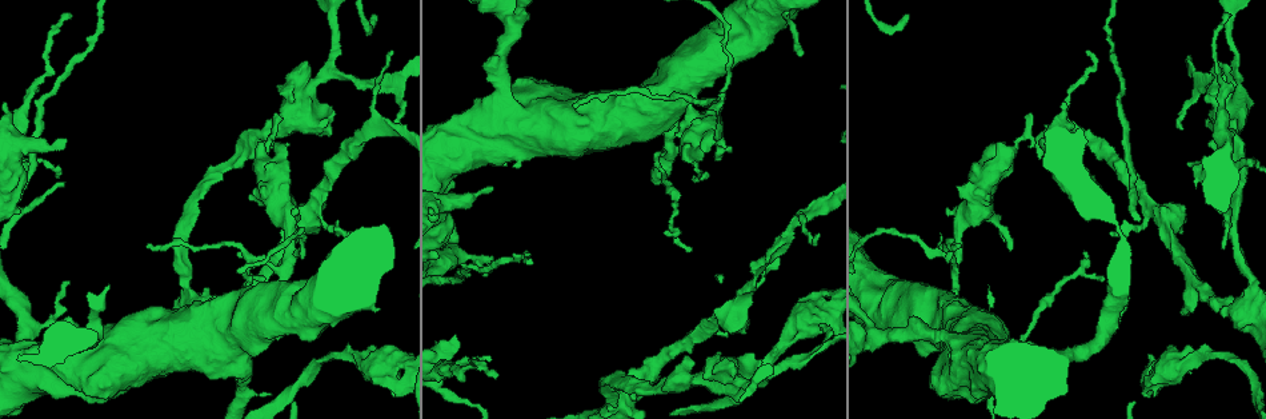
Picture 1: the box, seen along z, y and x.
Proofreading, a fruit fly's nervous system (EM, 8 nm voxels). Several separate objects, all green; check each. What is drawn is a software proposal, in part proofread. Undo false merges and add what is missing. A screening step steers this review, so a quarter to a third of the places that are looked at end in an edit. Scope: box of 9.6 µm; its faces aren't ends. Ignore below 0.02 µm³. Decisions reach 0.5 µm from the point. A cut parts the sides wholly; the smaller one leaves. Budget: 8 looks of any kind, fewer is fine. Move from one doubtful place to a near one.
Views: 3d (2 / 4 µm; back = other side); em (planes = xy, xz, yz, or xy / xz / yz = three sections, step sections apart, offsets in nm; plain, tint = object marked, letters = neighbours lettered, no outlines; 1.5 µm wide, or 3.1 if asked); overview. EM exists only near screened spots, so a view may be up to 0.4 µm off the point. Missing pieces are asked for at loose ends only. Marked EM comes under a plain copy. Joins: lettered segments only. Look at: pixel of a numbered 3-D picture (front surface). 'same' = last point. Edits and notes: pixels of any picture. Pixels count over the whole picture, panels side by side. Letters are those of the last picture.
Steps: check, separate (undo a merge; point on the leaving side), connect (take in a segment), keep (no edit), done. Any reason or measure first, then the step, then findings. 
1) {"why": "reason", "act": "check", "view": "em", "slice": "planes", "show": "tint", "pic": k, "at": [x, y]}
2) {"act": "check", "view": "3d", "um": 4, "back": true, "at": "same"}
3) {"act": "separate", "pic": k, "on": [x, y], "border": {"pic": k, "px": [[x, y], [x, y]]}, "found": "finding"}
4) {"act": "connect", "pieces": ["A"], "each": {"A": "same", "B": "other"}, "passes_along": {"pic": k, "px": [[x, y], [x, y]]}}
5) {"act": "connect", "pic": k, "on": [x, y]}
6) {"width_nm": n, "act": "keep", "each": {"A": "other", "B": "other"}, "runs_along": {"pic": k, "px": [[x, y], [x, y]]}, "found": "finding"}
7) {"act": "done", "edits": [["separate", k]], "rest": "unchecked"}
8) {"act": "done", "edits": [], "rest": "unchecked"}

{"why": "free end", "act": "check", "view": "3d", "um": 4, "pic": 1, "at": [1142, 382]}

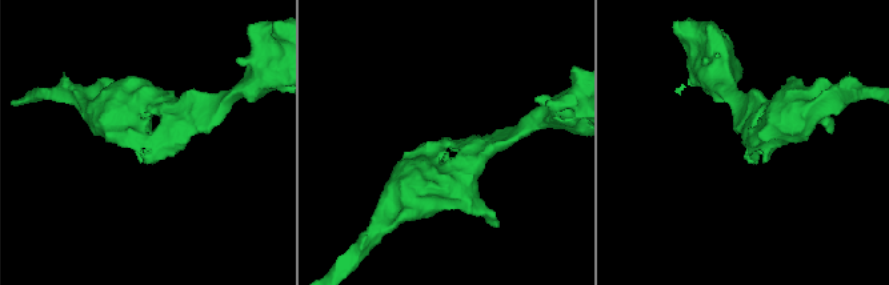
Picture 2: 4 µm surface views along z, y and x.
{"why": "shape alone is not enough", "act": "check", "view": "em", "slice": "planes", "show": "letters", "pic": 2, "at": [447, 137]}

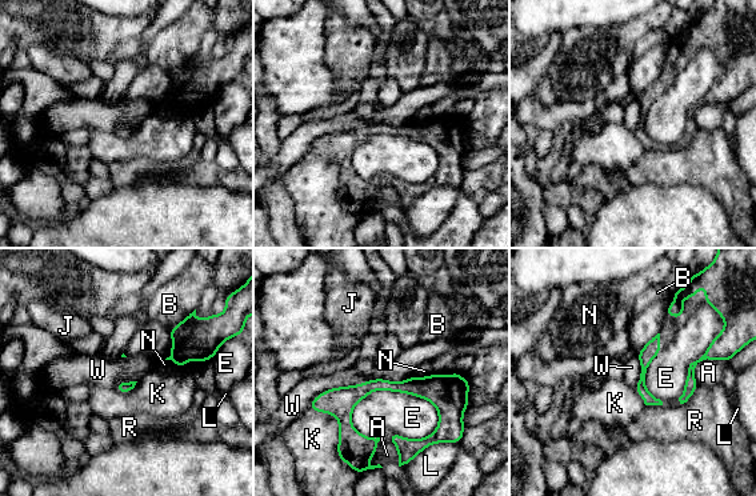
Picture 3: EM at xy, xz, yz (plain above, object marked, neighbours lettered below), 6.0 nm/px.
{"act": "keep", "each": {"A": "other", "B": "other", "E": "other", "J": "other", "K": "other", "L": "other", "N": "other", "R": "other", "W": "other"}, "border": {"pic": 3, "px": [[411, 376], [332, 387], [308, 406]]}, "found": "no lettered segment goes on from it"}

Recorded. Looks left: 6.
{"why": "calibre changes", "act": "check", "view": "em", "slice": "planes", "show": "letters", "pic": 1, "at": [696, 97]}

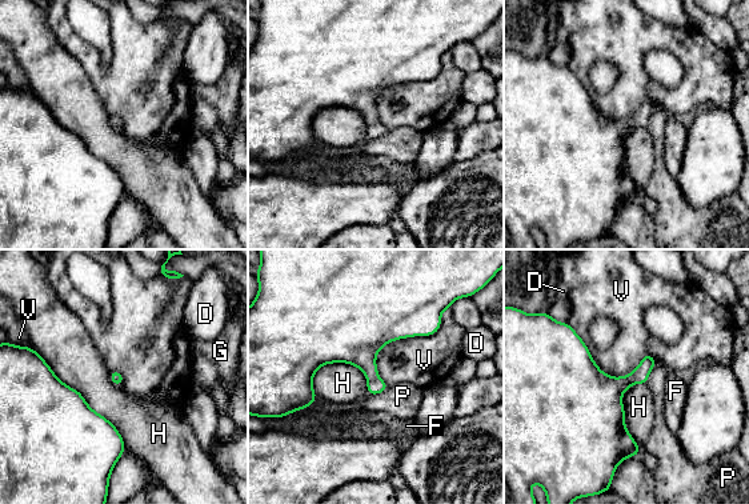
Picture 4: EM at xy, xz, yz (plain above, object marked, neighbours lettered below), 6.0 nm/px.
{"longest_contact_nm": ["H", 850], "act": "keep", "each": {"D": "other", "F": "other", "G": "other", "H": "other", "P": "other", "V": "other"}, "found": "continuous, no second cell"}

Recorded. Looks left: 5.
{"why": "thin end", "act": "check", "view": "3d", "um": 4, "pic": 1, "at": [575, 107]}

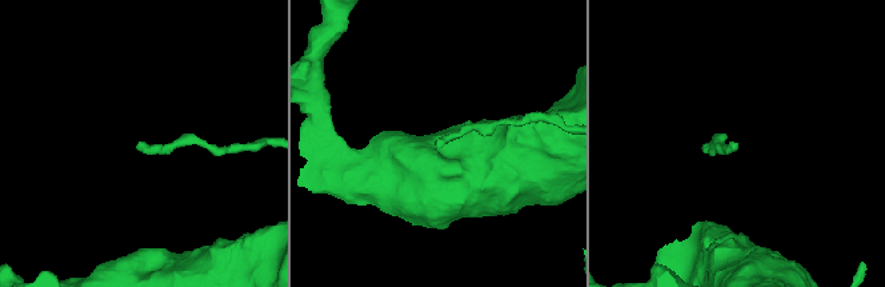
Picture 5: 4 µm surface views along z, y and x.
{"act": "check", "view": "em", "slice": "planes", "show": "letters", "pic": 5, "at": [437, 145]}

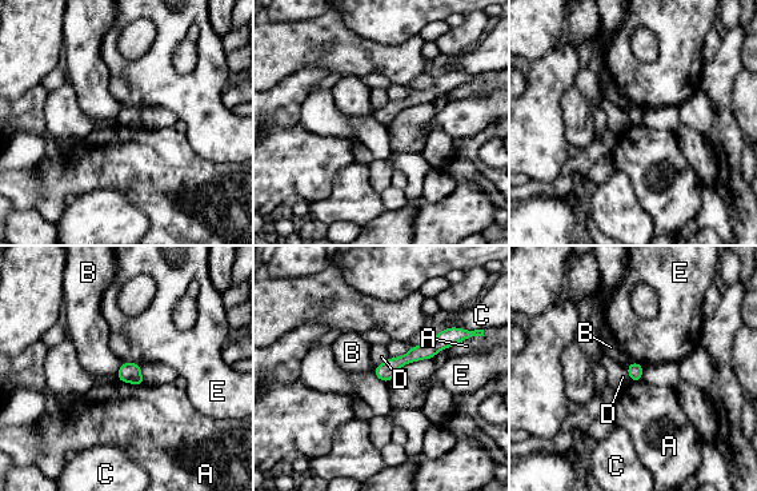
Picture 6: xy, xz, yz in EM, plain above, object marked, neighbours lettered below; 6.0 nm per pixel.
{"width_nm": 90, "act": "keep", "each": {"A": "other", "B": "other", "C": "other", "D": "other", "E": "other"}, "runs_along": {"pic": 6, "px": [[449, 332], [431, 351], [376, 371]]}, "found": "none of them fits"}

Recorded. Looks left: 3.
{"act": "done", "edits": [], "rest": "unchecked"}

